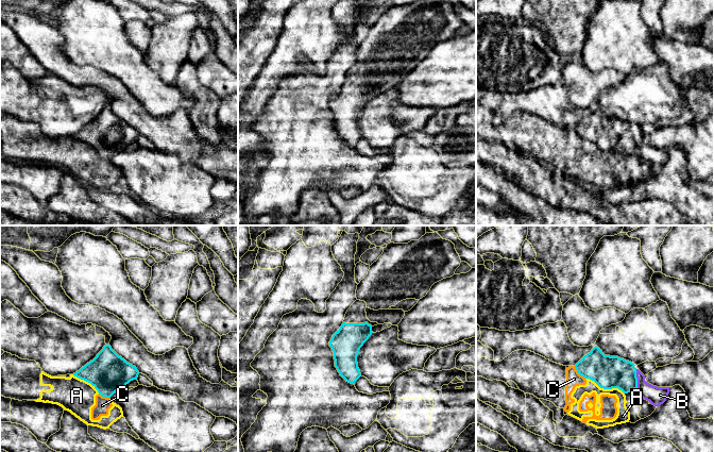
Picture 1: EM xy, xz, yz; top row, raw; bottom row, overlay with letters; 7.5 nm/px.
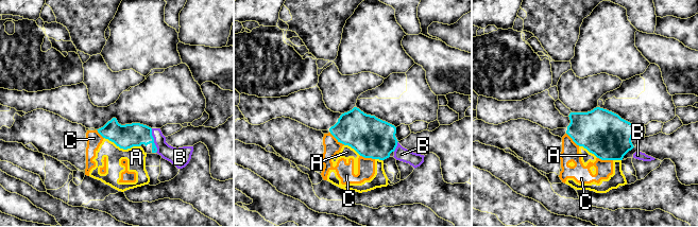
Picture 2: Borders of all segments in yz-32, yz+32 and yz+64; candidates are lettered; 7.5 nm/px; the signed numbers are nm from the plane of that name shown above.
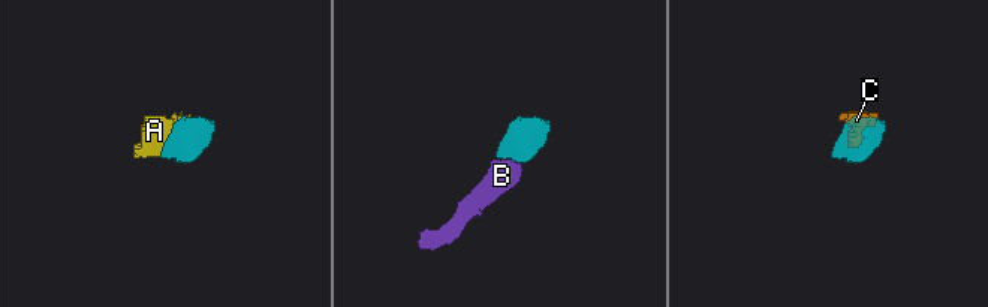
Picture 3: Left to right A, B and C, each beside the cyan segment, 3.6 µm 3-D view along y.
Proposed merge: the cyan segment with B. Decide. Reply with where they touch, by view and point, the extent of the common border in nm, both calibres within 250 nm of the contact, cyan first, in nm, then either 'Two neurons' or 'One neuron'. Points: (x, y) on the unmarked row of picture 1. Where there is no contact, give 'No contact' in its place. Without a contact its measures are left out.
Touches cyan at yz (636, 140). Shared border 140 nm. Thickness 240 nm (cyan) against 140 nm. One neuron

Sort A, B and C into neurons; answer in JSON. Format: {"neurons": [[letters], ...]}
{"neurons": [["A", "C"], ["B"]]}

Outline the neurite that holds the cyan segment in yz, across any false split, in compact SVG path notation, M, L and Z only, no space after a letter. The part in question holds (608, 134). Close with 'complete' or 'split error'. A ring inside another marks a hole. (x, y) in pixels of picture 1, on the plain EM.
M594 108L575 130L580 137L594 143L600 150L618 150L624 155L634 151L652 167L659 168L668 160L670 149L657 149L645 143L645 137L629 122L618 118L605 117Z; split error

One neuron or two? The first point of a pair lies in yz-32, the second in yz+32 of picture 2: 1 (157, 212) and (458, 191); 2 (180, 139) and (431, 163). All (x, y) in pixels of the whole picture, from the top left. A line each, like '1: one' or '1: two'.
1: two
2: two

